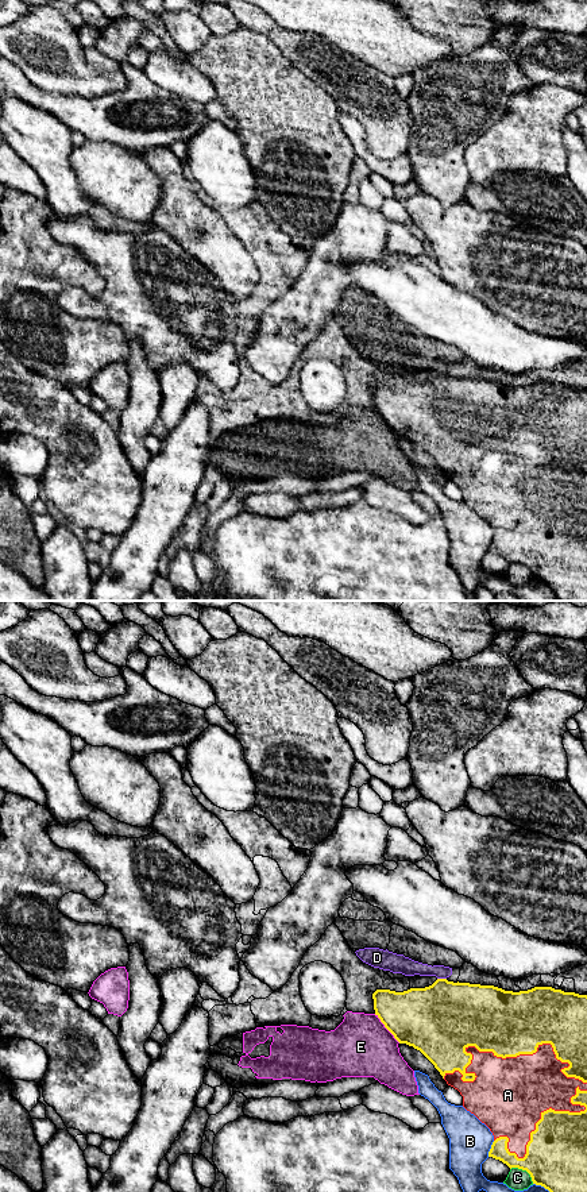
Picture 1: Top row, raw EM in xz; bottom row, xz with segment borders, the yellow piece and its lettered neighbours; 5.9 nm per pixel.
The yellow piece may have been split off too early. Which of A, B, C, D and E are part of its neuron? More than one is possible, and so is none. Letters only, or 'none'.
A

